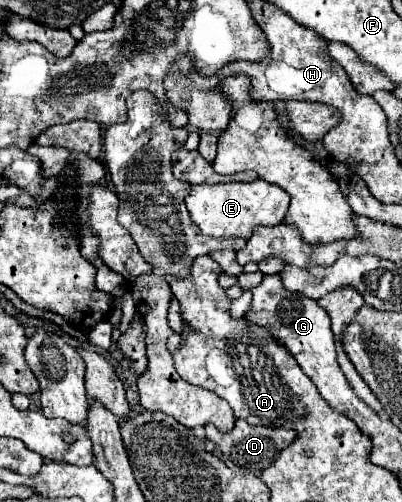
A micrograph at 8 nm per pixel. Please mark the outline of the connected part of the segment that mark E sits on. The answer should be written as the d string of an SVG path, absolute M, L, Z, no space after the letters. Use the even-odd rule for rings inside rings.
M265 180L255 182L229 182L229 184L199 184L193 186L191 192L185 198L185 206L189 210L189 216L193 224L199 226L199 230L205 236L213 238L229 238L229 236L241 236L249 238L255 226L277 226L283 222L283 216L289 210L289 194Z

